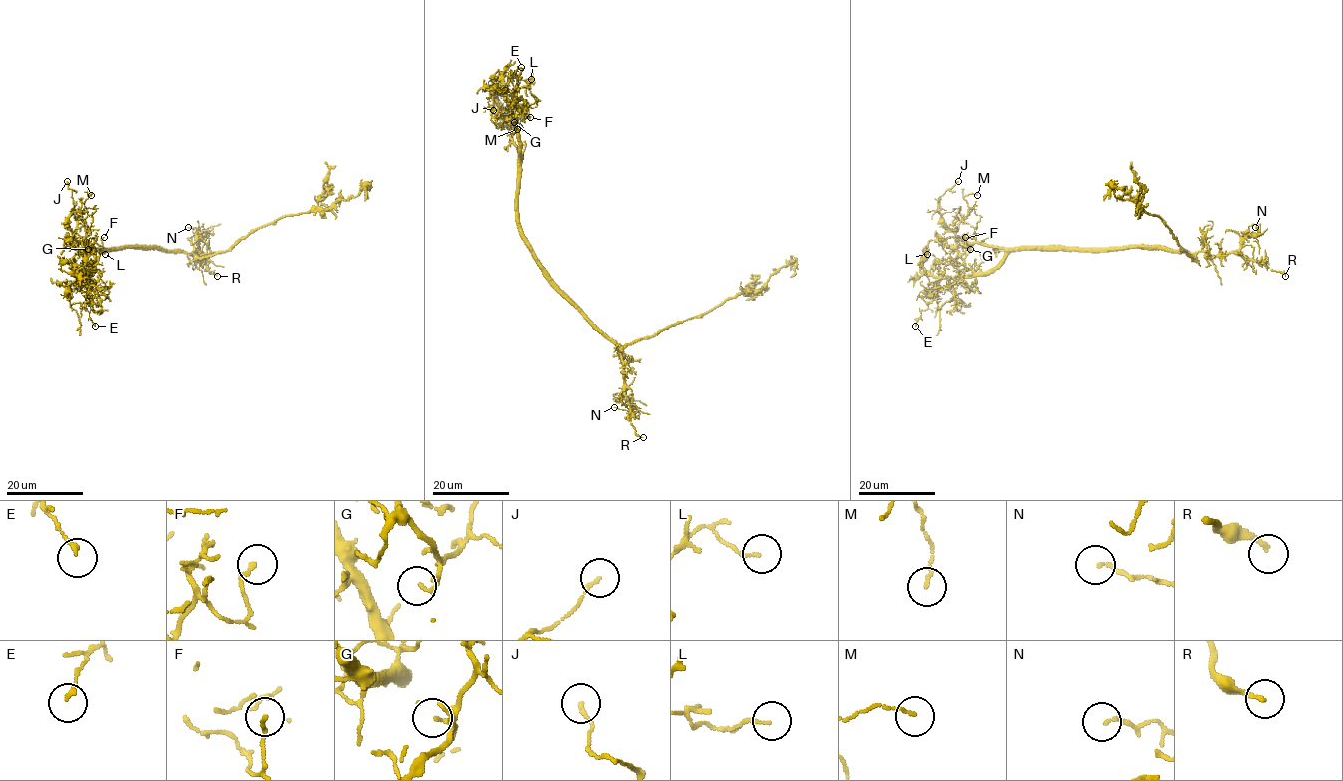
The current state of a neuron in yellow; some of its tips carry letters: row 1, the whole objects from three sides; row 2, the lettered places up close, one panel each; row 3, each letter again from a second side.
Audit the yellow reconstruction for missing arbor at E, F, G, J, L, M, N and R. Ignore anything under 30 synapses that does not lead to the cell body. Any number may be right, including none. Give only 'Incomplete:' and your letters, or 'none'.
Incomplete: R

